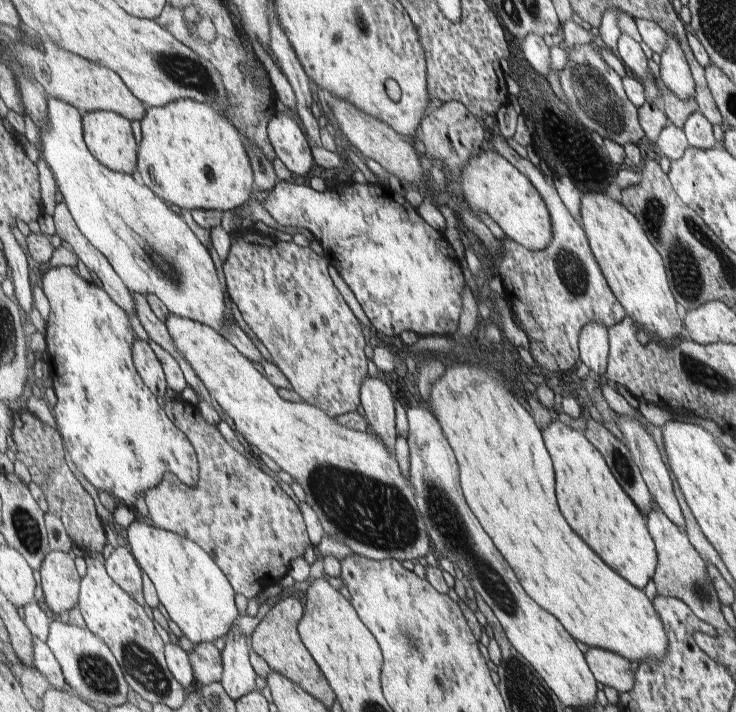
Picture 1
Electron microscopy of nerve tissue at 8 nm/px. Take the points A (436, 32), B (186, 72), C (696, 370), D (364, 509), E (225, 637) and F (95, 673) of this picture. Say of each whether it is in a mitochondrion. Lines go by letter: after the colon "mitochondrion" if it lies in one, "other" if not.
A: mitochondrion
B: mitochondrion
C: mitochondrion
D: mitochondrion
E: other
F: mitochondrion

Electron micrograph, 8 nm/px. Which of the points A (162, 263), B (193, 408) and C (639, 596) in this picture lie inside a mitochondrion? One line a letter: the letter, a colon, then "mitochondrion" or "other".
A: mitochondrion
B: other
C: other

